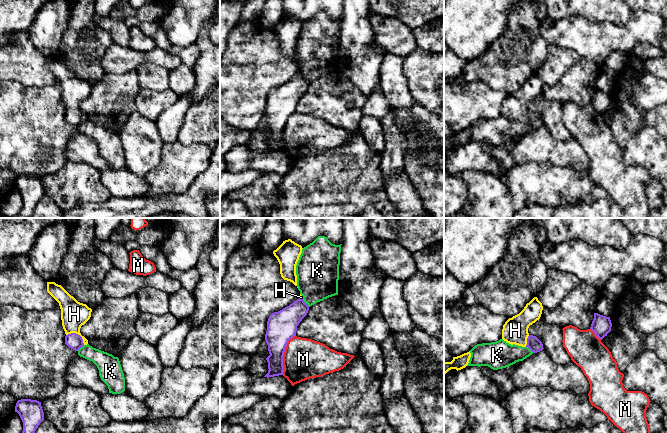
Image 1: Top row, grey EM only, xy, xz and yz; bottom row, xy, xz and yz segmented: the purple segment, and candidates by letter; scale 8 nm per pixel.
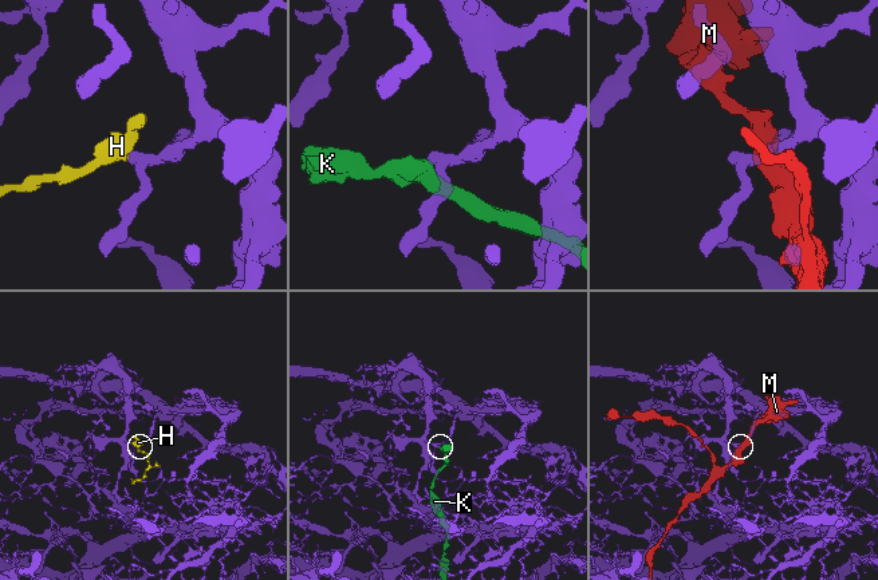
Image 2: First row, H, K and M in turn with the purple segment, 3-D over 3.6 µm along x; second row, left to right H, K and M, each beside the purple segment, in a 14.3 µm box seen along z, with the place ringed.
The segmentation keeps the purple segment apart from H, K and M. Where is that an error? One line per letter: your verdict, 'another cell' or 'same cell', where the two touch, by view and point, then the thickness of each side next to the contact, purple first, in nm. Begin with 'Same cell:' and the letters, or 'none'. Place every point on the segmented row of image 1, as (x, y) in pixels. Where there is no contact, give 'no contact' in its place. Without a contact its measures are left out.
Same cell: H
H: same cell | xy (77, 334) | 130/220 nm
K: another cell | xz (305, 303) | 220/340 nm
M: another cell | xz (283, 354) | 240/320 nm

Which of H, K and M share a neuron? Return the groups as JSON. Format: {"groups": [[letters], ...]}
{"groups": [["H"], ["K"], ["M"]]}

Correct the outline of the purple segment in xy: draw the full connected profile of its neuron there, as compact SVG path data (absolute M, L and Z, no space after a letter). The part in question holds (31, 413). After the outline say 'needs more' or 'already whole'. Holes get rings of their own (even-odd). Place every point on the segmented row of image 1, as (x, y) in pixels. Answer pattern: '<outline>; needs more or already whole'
M31 399L18 400L15 406L23 422L22 433L35 433L40 423L44 420L44 412L41 402Z; already whole

